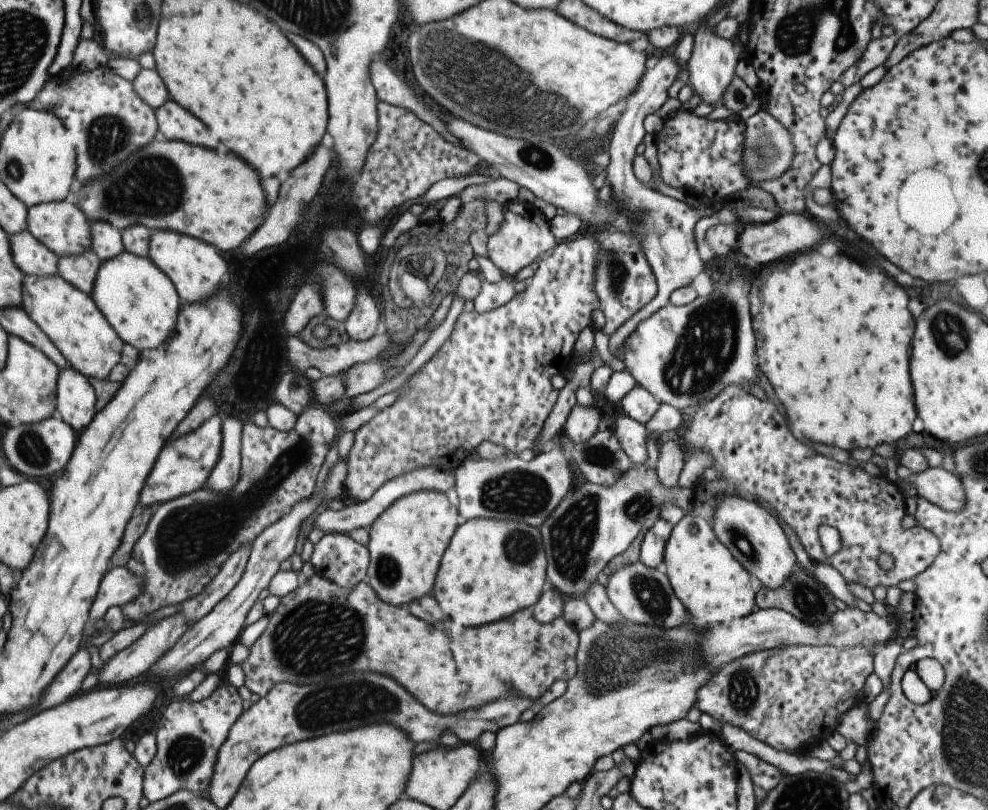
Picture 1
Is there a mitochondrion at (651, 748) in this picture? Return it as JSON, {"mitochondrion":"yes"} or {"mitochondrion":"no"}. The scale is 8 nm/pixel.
{"mitochondrion":"no"}

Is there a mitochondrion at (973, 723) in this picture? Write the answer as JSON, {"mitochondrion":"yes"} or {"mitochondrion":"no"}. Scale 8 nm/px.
{"mitochondrion":"yes"}

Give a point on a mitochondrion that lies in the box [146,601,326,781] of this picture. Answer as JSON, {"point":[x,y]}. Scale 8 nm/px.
{"point":[186,752]}

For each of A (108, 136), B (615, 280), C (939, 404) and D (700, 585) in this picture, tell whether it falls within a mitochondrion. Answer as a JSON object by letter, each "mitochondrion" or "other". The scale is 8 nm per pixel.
{"A":"mitochondrion","B":"mitochondrion","C":"other","D":"other"}

